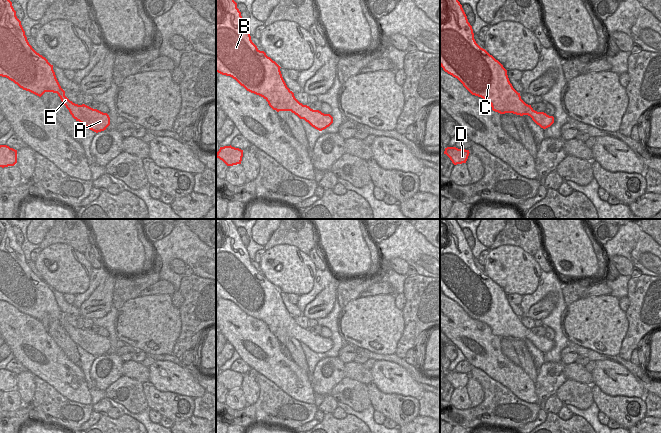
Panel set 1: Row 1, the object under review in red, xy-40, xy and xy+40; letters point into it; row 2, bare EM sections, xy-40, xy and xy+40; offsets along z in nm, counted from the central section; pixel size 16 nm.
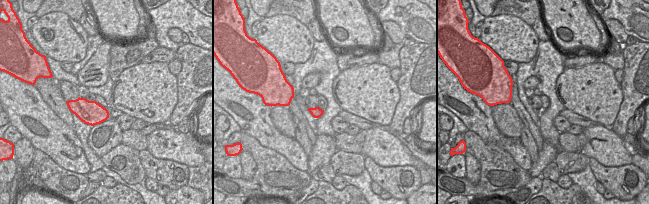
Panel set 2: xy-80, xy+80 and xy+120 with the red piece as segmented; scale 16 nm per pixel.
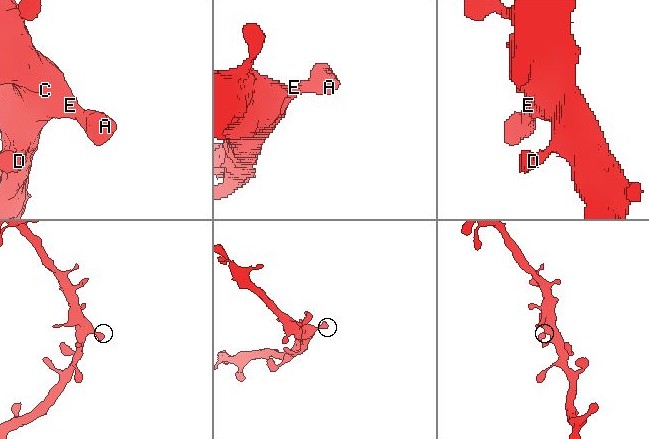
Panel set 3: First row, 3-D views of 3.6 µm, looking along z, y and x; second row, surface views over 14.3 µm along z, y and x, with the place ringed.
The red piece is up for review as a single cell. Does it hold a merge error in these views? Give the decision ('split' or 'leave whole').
leave whole

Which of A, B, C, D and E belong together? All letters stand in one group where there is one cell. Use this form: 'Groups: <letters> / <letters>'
Groups: A B C D E.

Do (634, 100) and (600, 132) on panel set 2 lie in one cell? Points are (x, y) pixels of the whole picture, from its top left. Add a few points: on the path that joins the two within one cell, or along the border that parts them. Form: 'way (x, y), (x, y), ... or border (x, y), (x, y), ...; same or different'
border (609, 127), (621, 138); different

